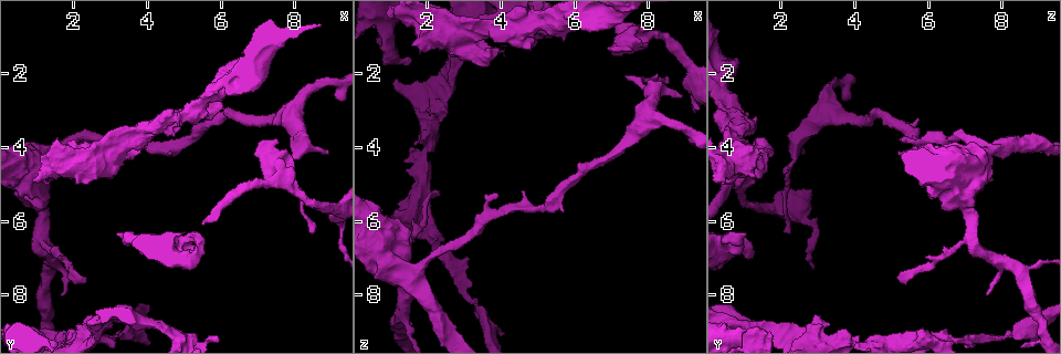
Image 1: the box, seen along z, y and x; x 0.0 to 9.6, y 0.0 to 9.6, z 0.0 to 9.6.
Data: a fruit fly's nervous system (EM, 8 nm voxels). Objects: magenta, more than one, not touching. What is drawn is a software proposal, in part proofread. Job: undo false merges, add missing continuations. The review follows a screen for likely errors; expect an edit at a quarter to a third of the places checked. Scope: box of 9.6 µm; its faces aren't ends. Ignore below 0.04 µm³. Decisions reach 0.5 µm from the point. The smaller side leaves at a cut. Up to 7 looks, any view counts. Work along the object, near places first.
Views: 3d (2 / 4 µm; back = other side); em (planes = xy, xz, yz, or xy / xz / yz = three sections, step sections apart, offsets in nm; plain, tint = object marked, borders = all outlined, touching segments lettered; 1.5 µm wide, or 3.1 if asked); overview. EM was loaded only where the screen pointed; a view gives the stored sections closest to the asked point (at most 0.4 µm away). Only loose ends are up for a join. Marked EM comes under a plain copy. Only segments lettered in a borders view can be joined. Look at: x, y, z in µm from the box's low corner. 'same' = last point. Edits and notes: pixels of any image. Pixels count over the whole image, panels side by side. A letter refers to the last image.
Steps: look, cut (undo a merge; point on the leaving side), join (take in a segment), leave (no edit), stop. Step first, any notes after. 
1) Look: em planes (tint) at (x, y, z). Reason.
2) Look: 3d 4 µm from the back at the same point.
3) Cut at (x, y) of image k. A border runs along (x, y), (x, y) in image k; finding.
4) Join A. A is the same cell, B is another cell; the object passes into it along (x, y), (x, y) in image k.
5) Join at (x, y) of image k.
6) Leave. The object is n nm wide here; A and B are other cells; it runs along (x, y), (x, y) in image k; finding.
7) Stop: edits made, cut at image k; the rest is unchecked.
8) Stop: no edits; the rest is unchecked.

Look: em planes (borders) at (2.30, 7.70, 5.20). Long arm stops here.

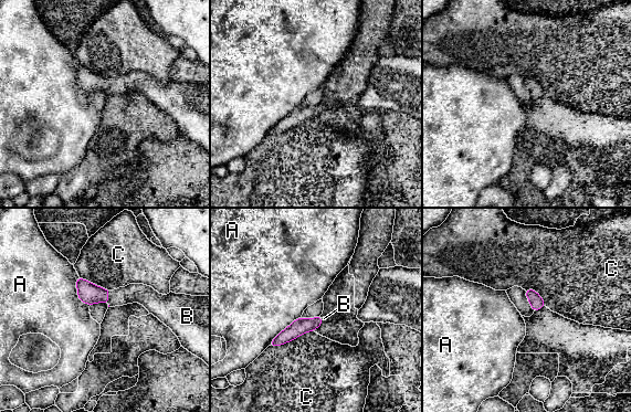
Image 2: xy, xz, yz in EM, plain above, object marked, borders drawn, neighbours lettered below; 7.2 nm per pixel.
Join B. B is the same cell, A and C are other cells; the object passes into it along (87, 293), (107, 298), (134, 293) in image 2; it goes on there.

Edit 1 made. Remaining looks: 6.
Look: em xy step 8 (borders) at (2.70, 8.85, 2.50). Thick end.

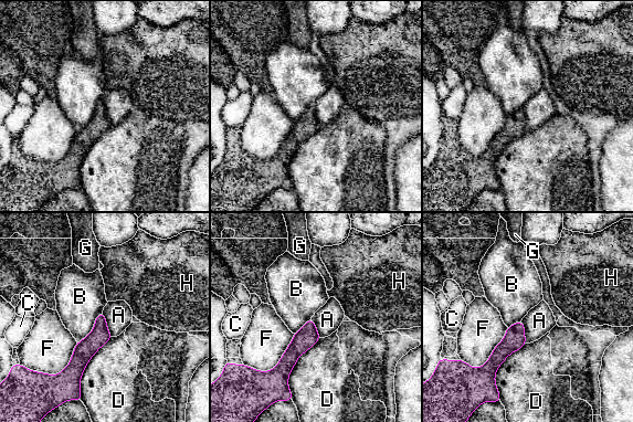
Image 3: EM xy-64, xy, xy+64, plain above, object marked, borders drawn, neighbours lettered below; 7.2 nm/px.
Leave. A, B, C, D, F, G and H are other cells; a border runs along (102, 312), (108, 333), (112, 336) in image 3; no lettered segment goes on from it.

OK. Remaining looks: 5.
Look: em planes (borders) at (4.20, 3.50, 0.65). Branch point.

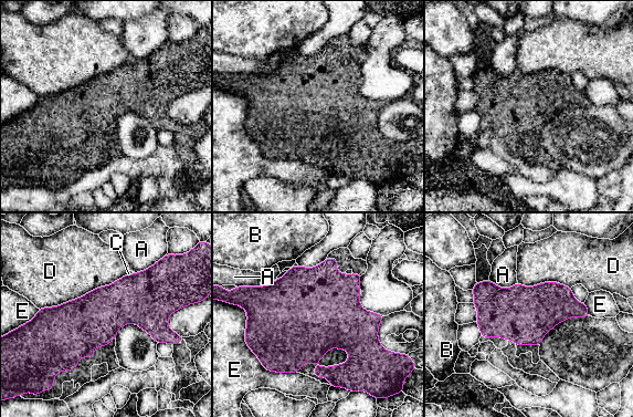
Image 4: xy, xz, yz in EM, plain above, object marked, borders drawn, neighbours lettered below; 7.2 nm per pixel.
Leave. The object is 380 nm wide here; A, B, C, D and E are other cells; a border runs along (489, 279), (502, 288), (517, 281) in image 4; one cell here.

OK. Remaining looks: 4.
Stop: edits made, join at image 2; the rest is unchecked.

